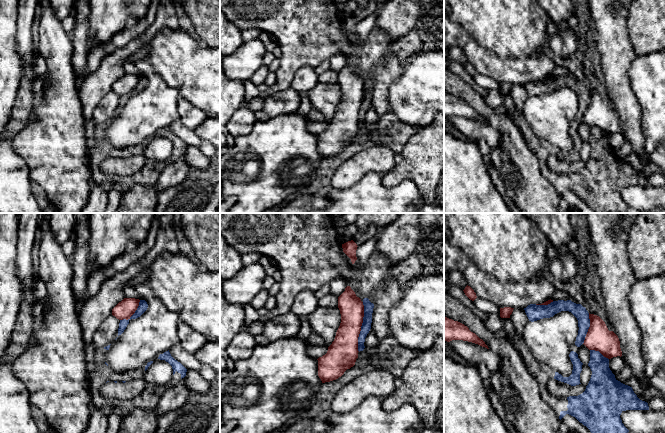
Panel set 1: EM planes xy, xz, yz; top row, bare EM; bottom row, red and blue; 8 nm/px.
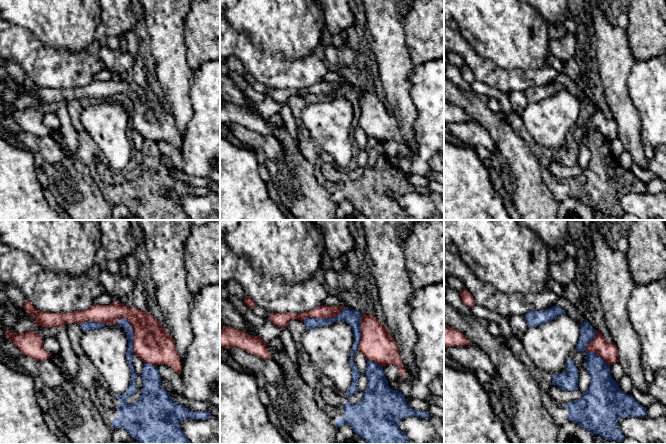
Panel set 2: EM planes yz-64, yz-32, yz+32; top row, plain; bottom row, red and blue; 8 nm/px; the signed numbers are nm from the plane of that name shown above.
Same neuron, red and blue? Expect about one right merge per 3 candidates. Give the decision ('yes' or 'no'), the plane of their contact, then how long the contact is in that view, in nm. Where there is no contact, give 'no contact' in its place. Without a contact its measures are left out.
no; meets red in xz; contact 400 nm long

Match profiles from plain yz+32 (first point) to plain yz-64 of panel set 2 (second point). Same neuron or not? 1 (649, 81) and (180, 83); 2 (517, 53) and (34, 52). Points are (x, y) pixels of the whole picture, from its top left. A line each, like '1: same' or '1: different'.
1: different
2: different

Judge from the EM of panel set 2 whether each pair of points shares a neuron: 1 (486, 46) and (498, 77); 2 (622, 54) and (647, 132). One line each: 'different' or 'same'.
1: different
2: different

